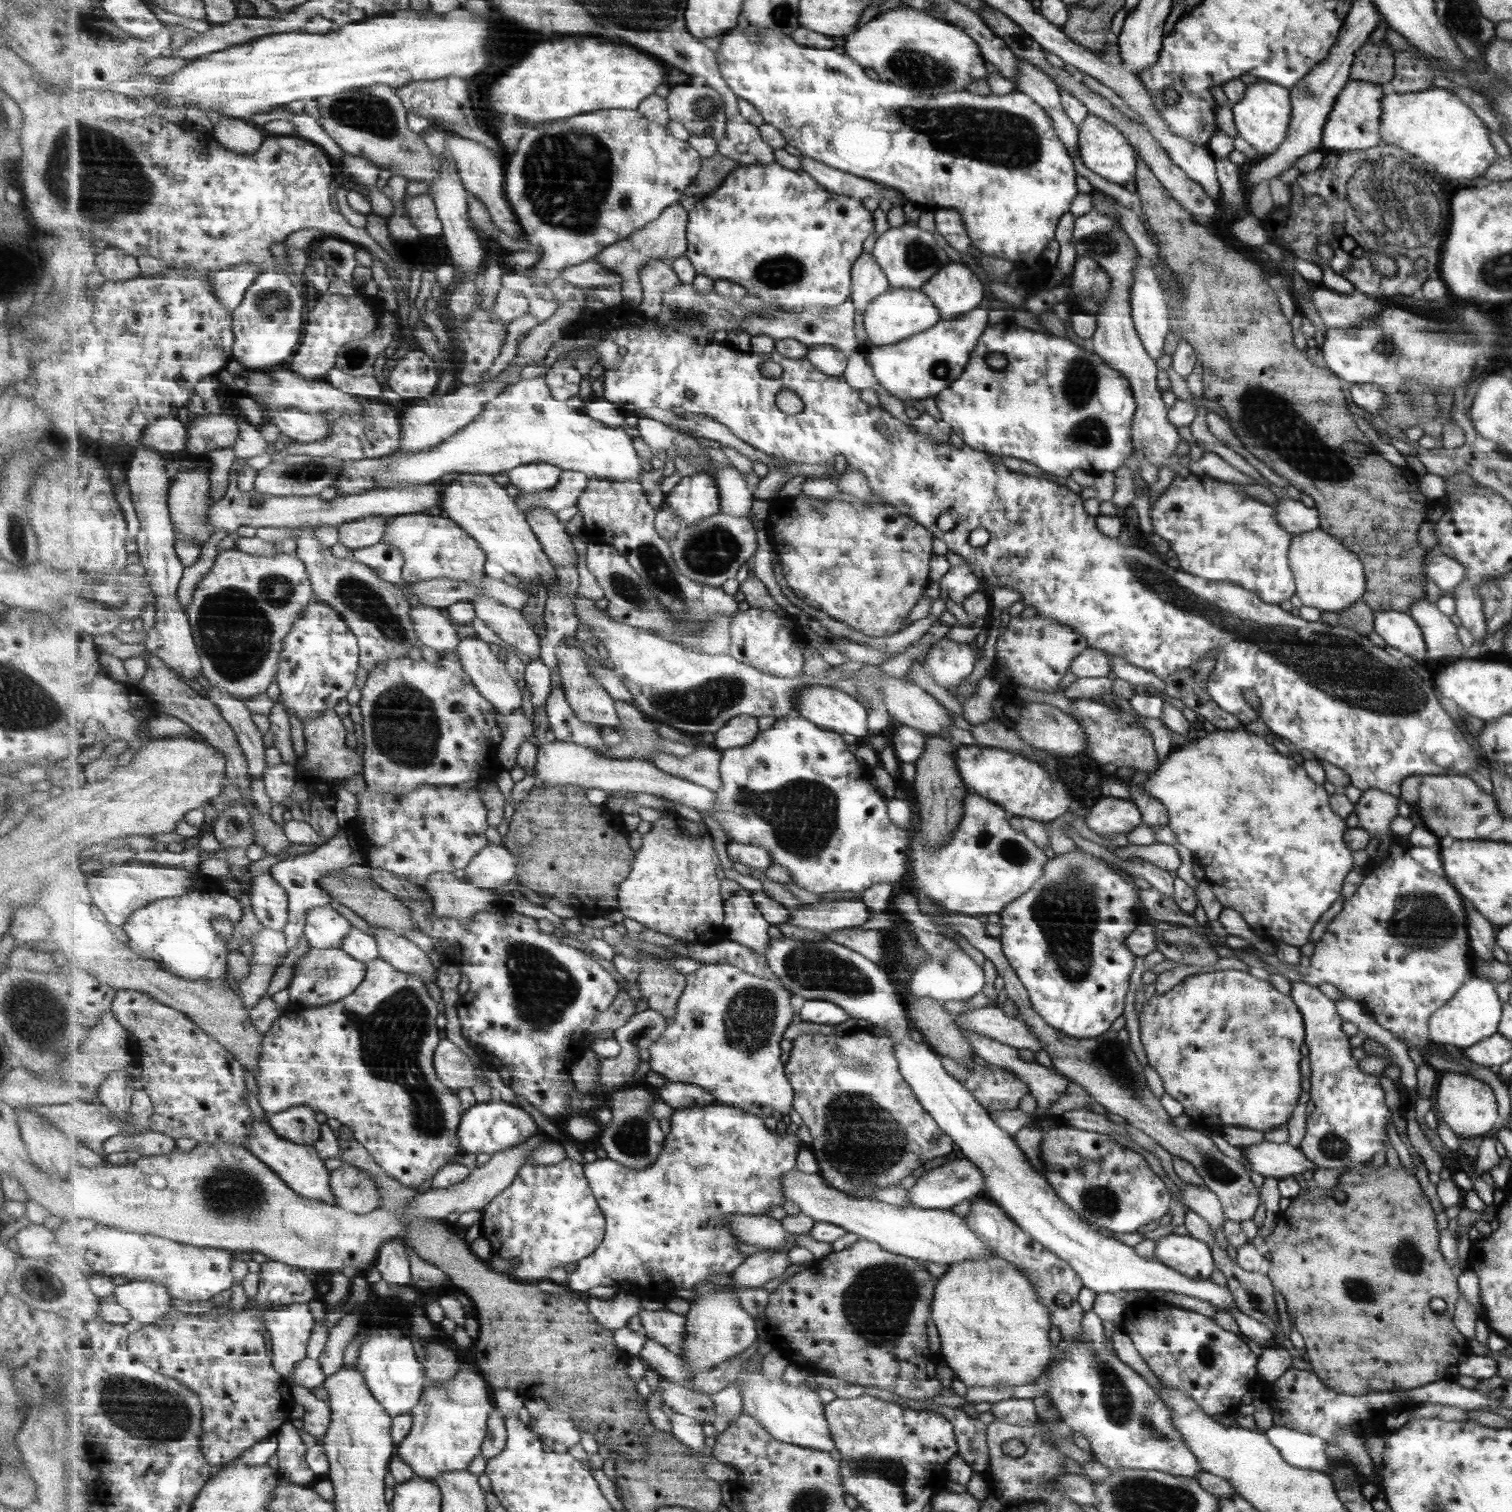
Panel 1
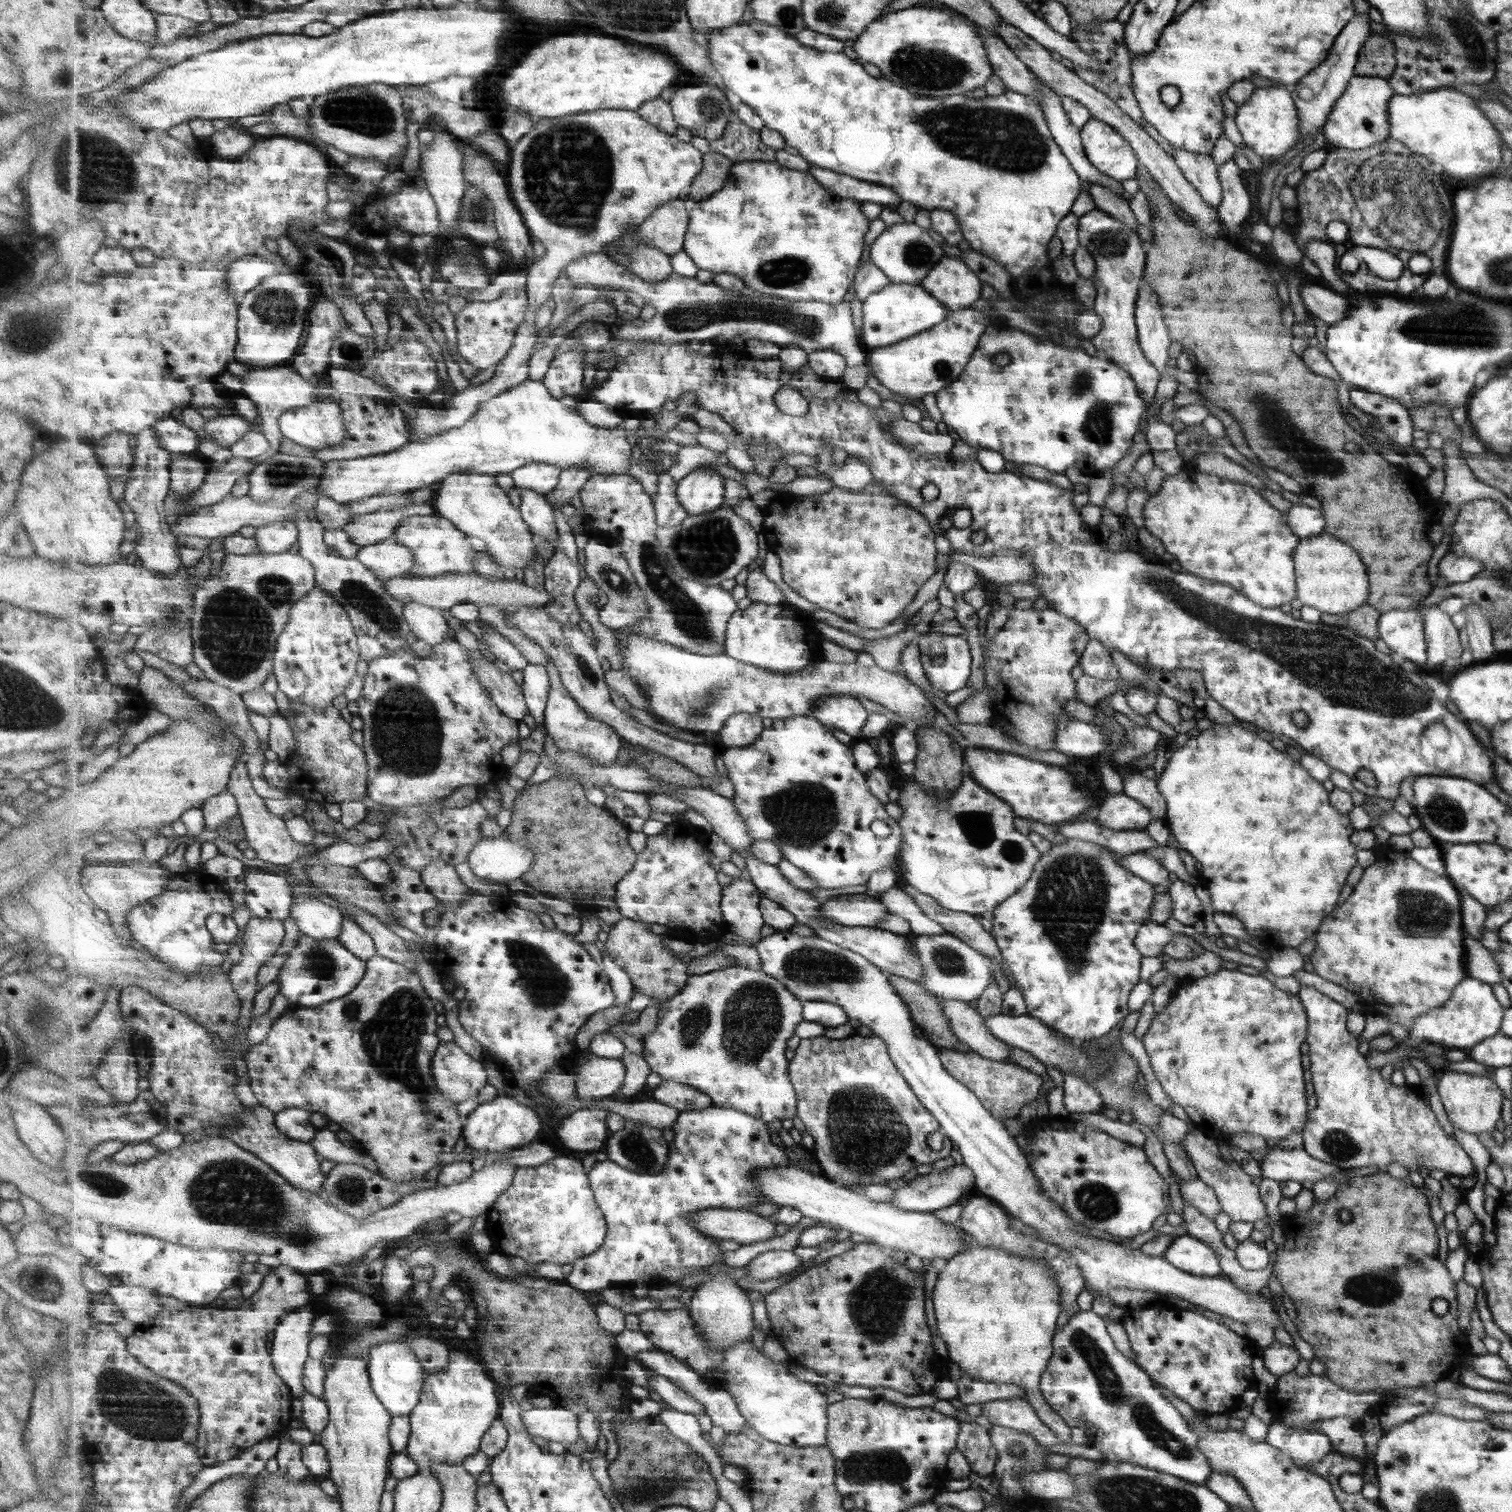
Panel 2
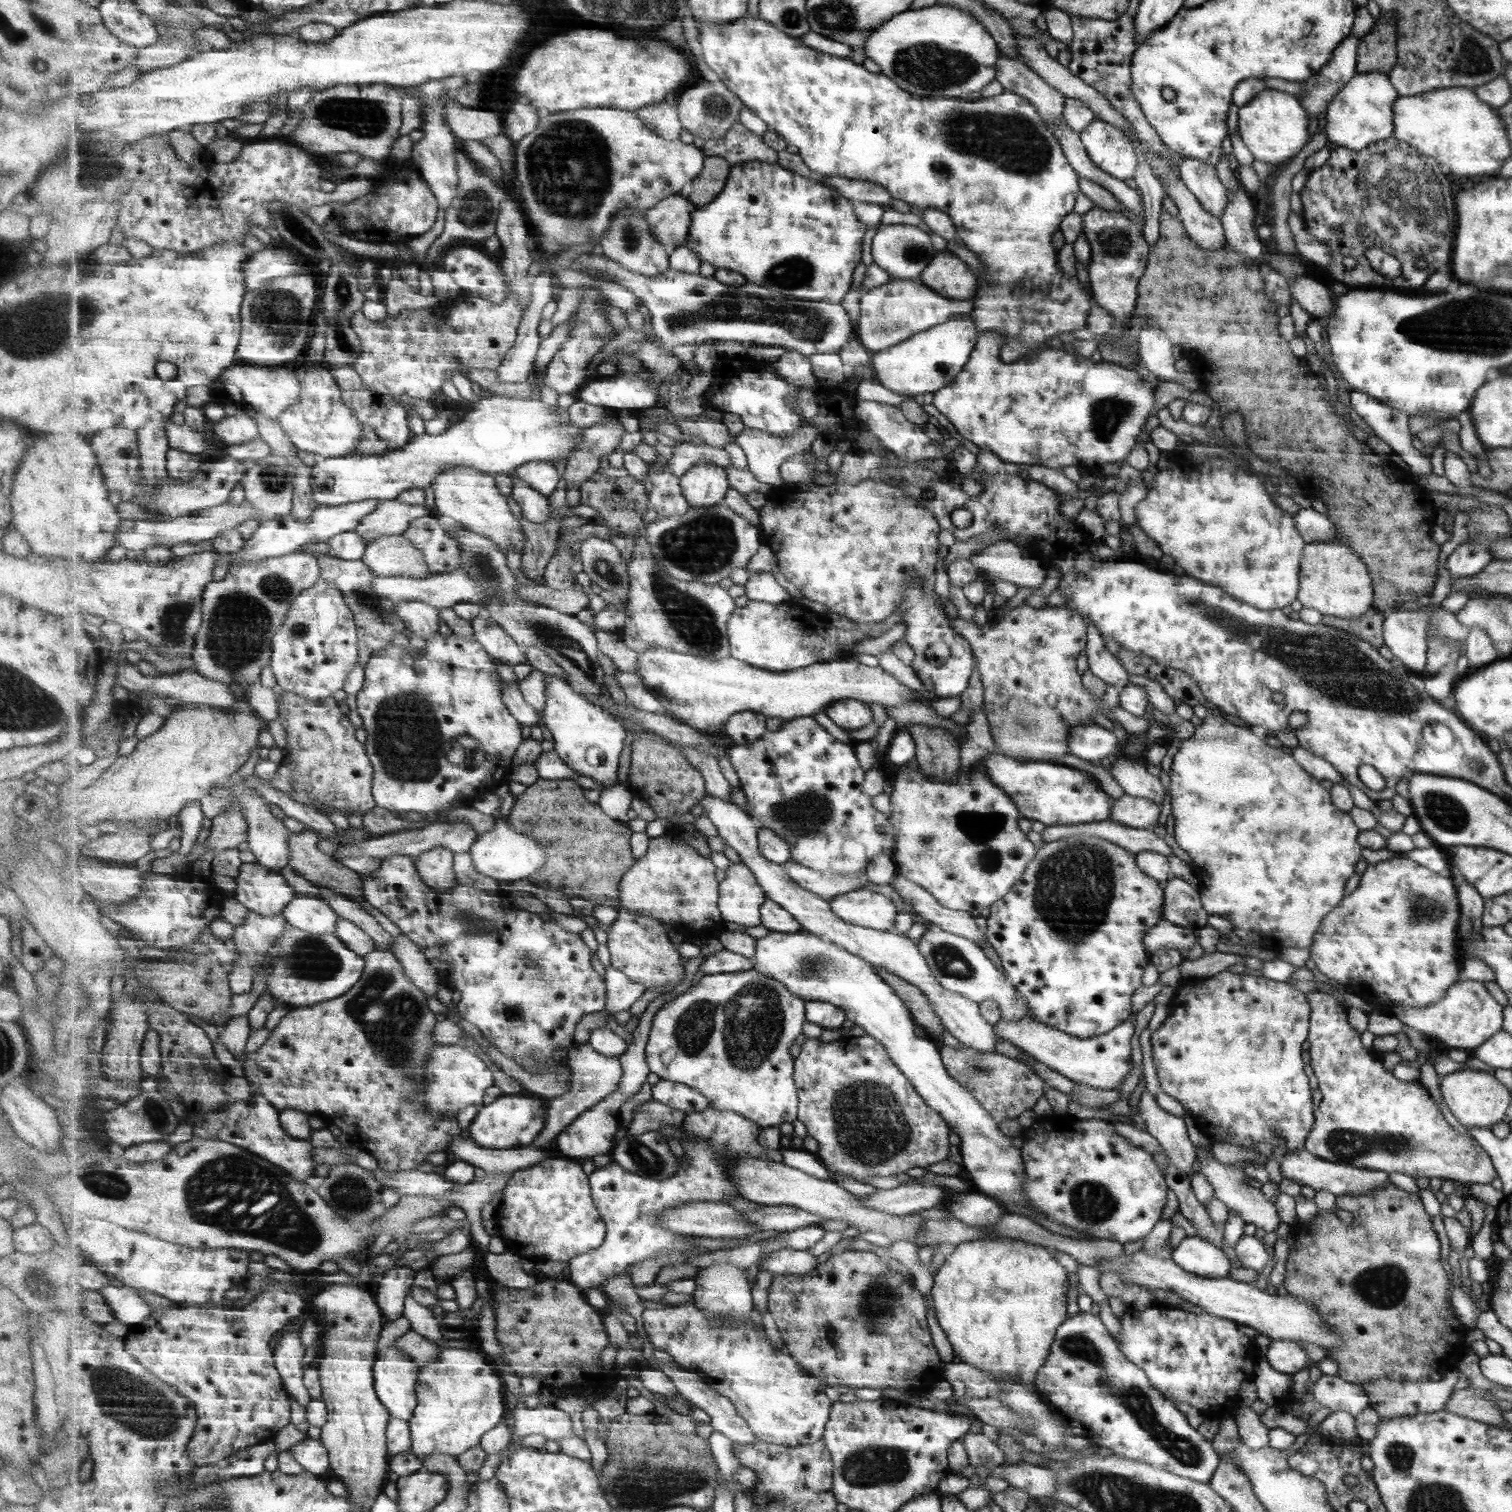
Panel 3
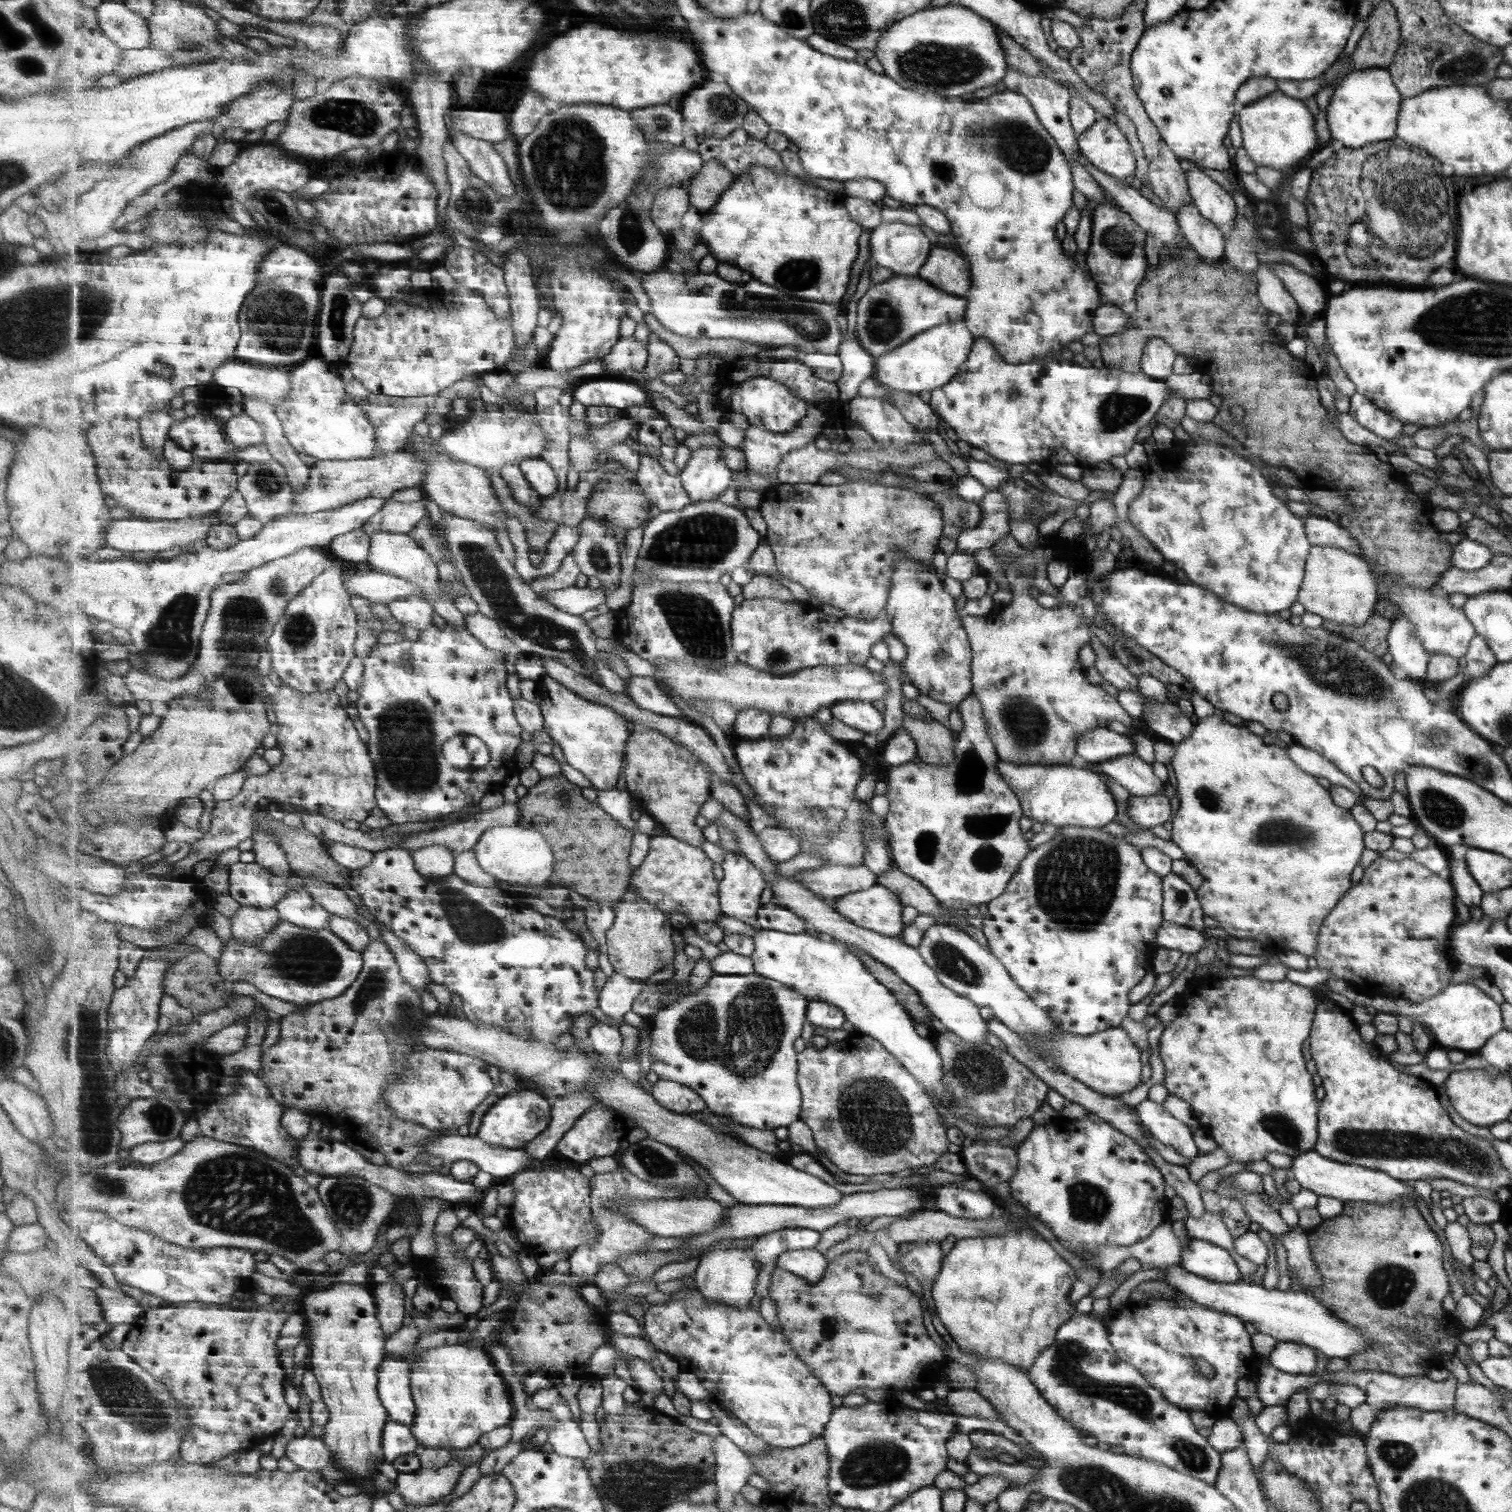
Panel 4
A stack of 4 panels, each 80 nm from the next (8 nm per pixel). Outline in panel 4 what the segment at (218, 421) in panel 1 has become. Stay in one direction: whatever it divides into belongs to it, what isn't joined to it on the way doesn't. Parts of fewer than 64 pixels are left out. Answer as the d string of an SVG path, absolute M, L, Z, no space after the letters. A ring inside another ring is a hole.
M245 412L235 415L233 420L225 423L225 433L231 441L231 447L237 450L265 444L263 428Z

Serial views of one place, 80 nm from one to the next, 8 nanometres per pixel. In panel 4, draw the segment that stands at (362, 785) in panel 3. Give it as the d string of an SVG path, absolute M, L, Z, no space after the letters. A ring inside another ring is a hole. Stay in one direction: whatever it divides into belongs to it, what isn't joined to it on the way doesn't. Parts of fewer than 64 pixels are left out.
M284 683L273 691L273 695L273 710L281 727L278 734L278 747L284 754L281 764L274 766L269 774L251 775L235 798L219 801L211 813L211 827L207 834L195 842L192 855L173 865L167 878L193 877L197 862L239 848L243 840L252 839L251 819L259 808L261 798L270 802L277 800L279 806L289 803L306 813L336 821L346 818L359 823L378 807L376 763L371 758L368 743L359 738L355 722L339 704L339 696L333 690L305 694Z

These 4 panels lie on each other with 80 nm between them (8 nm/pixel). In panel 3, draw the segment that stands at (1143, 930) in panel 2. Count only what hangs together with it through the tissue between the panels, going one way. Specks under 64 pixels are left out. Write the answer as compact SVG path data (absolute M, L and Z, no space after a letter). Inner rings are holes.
M1161 919L1143 933L1141 946L1147 954L1161 949L1191 949L1195 942L1191 929L1175 926Z

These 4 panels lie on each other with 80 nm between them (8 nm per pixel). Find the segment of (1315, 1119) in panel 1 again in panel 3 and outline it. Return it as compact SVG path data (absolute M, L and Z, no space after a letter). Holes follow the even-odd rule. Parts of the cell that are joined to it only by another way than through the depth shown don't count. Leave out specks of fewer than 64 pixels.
M1321 990L1308 992L1311 1001L1312 1018L1309 1021L1308 1042L1310 1047L1310 1067L1317 1078L1317 1090L1321 1093L1313 1125L1303 1147L1309 1154L1329 1162L1344 1163L1365 1170L1377 1170L1389 1174L1401 1172L1414 1180L1425 1176L1435 1176L1443 1180L1462 1184L1489 1184L1496 1177L1487 1153L1474 1140L1467 1140L1455 1133L1441 1118L1419 1079L1397 1082L1391 1072L1383 1070L1376 1052L1363 1049L1359 1034L1346 1021L1346 1007L1339 999Z

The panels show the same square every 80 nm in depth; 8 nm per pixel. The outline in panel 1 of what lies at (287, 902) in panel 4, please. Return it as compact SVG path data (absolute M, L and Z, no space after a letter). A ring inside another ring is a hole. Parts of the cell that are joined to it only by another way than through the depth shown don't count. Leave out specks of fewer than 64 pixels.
M325 906L307 913L304 932L310 946L327 950L341 947L353 929L351 922L341 912Z

